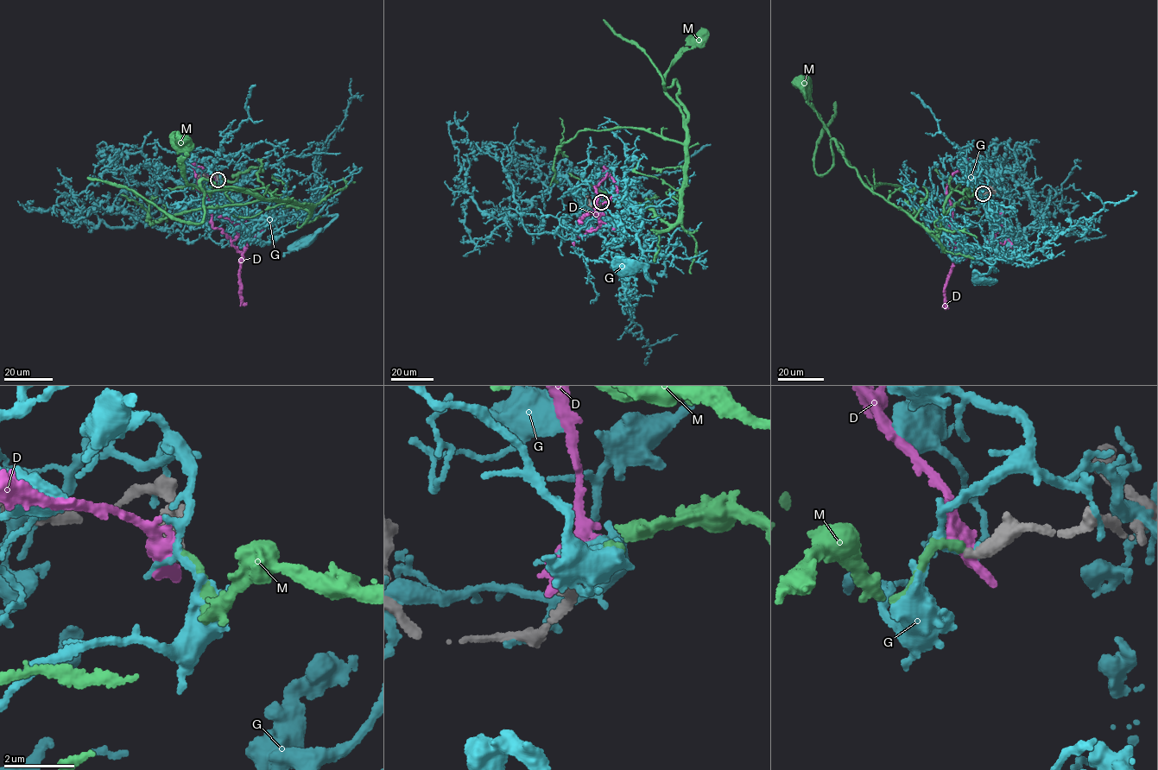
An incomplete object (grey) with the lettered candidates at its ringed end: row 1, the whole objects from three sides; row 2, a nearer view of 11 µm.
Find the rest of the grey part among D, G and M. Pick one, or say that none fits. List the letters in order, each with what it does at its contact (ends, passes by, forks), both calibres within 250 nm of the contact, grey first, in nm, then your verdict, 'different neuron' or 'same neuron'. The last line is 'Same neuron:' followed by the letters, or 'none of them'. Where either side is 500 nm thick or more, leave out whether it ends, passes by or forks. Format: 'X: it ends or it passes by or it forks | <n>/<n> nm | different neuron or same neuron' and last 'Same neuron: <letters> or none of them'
D: 360/600 nm | different neuron
G: 500/200 nm | different neuron
M: it ends | 320/200 nm | same neuron
Same neuron: M

